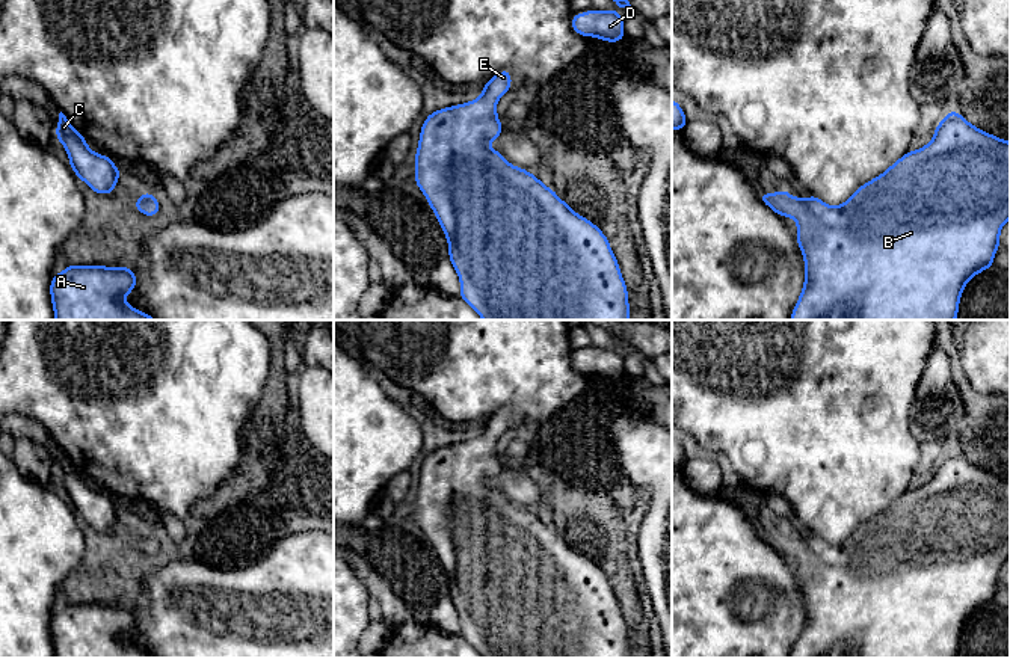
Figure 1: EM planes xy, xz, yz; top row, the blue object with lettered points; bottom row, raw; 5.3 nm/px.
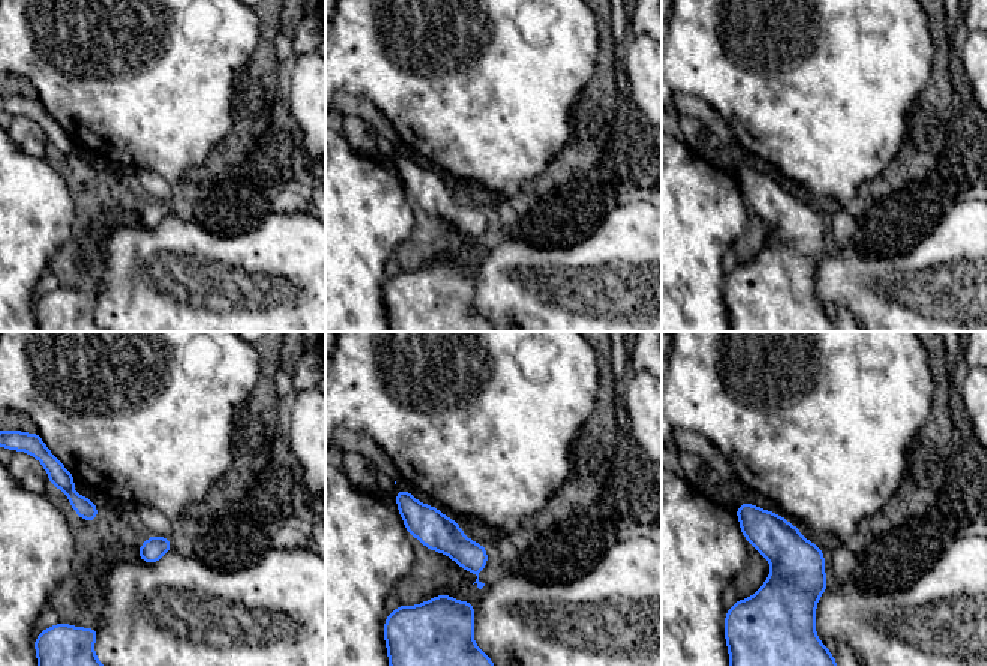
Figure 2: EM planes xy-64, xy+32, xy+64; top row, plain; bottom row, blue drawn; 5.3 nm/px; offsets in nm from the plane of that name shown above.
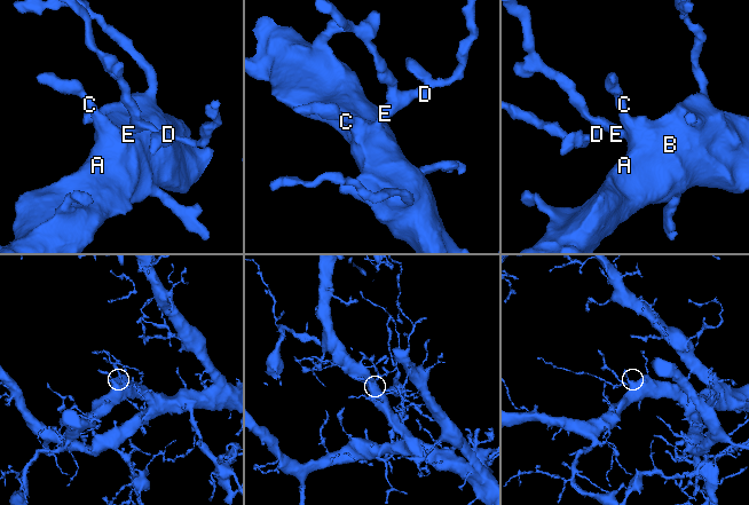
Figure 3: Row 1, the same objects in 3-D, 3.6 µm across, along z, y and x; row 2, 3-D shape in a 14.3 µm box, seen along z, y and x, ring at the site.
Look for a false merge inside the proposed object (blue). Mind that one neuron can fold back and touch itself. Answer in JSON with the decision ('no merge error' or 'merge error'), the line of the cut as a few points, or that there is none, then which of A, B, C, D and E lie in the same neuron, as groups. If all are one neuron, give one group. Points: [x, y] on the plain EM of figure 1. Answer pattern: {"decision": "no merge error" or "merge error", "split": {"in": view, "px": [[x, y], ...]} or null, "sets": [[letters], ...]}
{"decision": "no merge error", "split": null, "sets": [["A", "B", "C", "D", "E"]]}

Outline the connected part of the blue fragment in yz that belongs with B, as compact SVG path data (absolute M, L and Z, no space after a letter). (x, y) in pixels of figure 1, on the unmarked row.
M950 448L935 466L930 481L907 489L838 545L830 545L814 533L808 537L791 534L785 527L778 531L764 530L759 537L781 555L791 554L797 560L796 578L805 598L805 623L790 658L956 658L963 626L974 613L993 605L995 590L1001 584L999 569L1010 557L1010 480L971 463L960 451Z

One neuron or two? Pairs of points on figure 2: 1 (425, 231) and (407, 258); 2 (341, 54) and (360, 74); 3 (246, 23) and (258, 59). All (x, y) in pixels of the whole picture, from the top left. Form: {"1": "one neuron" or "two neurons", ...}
{"1": "one neuron", "2": "one neuron", "3": "two neurons"}

